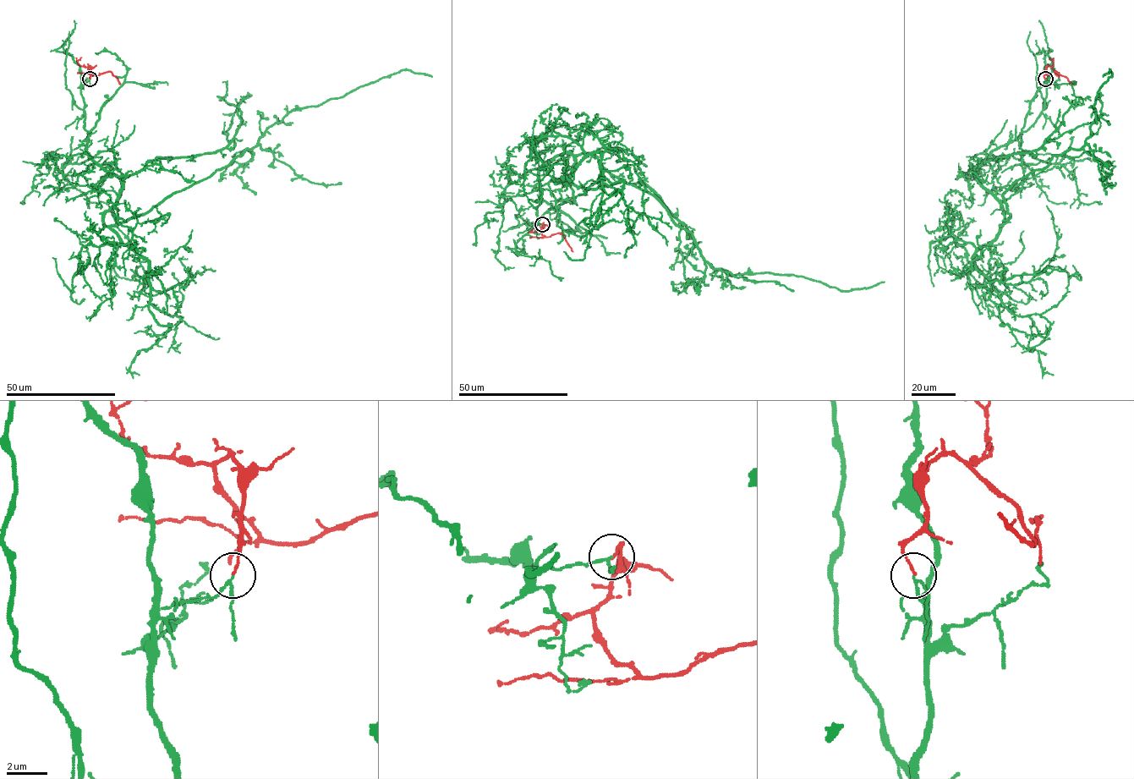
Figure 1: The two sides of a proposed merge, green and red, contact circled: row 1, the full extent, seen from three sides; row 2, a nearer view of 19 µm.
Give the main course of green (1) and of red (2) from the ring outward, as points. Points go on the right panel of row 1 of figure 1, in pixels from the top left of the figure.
1: (1045, 79), (1040, 115), (974, 174), (1000, 204), (1001, 226), (1015, 183), (1085, 145), (1110, 70), (1103, 76)
2: (1045, 79), (1046, 68), (1050, 66), (1058, 75), (1072, 84)

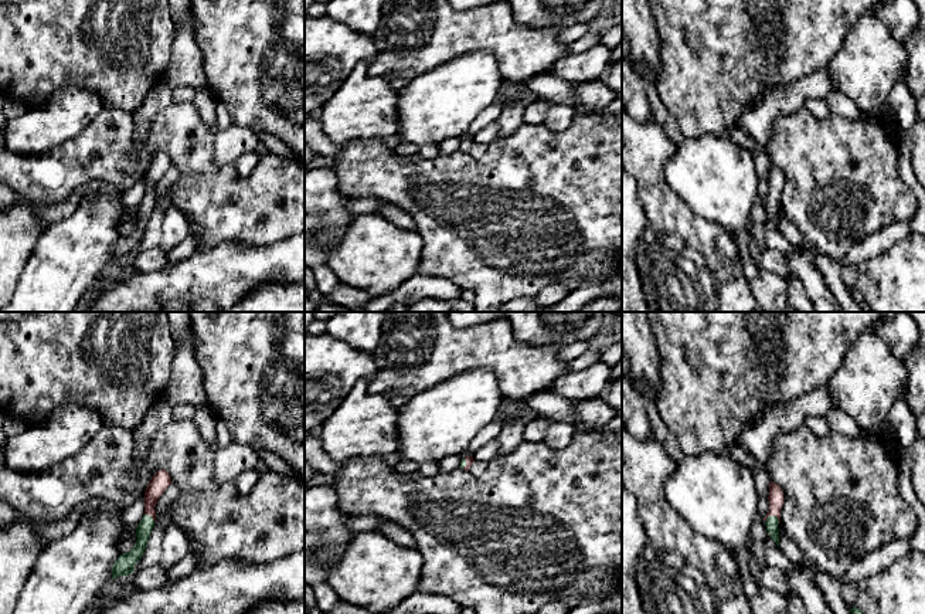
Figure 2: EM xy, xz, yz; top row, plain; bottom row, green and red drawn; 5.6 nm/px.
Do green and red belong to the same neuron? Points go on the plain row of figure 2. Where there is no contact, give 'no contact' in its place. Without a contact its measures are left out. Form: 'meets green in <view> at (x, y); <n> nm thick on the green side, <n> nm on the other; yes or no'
meets green in yz at (774, 199); 70 nm thick on the green side, 90 nm on the other; no

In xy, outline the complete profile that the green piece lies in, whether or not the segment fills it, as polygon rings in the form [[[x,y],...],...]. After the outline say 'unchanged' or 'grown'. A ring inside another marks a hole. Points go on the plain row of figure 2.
[[[144,197],[136,211],[137,223],[135,225],[135,230],[127,235],[122,235],[115,244],[112,250],[112,262],[119,258],[132,257],[135,254],[135,247],[142,241],[153,210],[153,200]]]; unchanged

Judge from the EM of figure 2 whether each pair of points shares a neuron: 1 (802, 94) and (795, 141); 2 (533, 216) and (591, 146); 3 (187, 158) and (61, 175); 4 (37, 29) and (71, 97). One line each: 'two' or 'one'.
1: two
2: one
3: one
4: two

